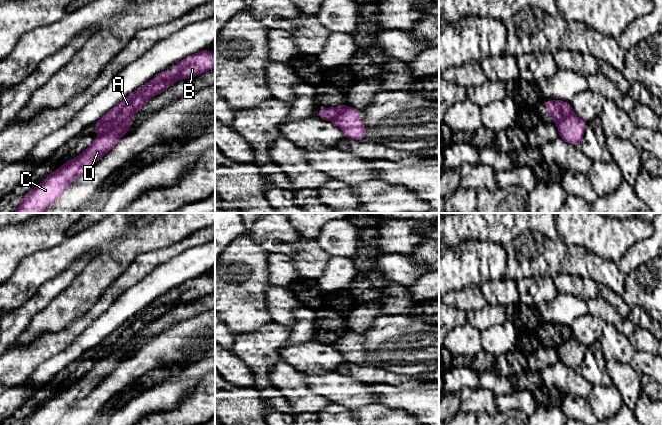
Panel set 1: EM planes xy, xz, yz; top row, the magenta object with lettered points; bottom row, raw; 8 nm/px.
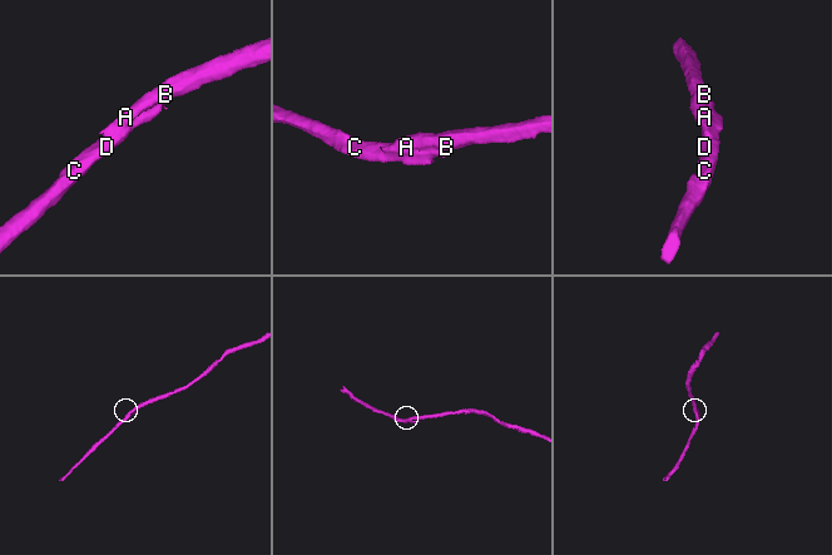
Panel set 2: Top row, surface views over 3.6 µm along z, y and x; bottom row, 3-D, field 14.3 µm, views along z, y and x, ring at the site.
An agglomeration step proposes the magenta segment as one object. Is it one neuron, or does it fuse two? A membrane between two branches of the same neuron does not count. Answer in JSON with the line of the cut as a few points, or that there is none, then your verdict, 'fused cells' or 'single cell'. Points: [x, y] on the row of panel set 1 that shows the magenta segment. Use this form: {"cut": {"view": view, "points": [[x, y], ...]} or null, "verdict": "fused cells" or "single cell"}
{"cut": {"view": "xy", "points": [[129, 117], [107, 130]]}, "verdict": "fused cells"}

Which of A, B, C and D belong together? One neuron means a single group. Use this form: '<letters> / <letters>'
A B / C D

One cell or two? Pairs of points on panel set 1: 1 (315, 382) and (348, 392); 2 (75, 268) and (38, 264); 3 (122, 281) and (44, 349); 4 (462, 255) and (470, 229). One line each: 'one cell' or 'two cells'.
1: one cell
2: two cells
3: one cell
4: two cells

